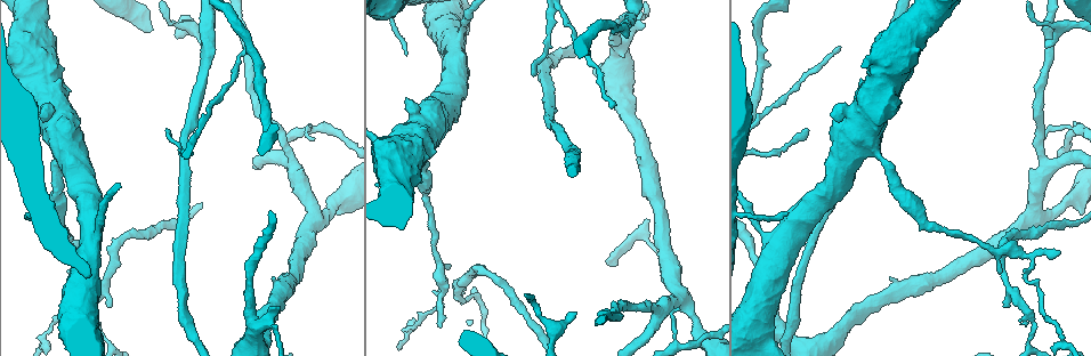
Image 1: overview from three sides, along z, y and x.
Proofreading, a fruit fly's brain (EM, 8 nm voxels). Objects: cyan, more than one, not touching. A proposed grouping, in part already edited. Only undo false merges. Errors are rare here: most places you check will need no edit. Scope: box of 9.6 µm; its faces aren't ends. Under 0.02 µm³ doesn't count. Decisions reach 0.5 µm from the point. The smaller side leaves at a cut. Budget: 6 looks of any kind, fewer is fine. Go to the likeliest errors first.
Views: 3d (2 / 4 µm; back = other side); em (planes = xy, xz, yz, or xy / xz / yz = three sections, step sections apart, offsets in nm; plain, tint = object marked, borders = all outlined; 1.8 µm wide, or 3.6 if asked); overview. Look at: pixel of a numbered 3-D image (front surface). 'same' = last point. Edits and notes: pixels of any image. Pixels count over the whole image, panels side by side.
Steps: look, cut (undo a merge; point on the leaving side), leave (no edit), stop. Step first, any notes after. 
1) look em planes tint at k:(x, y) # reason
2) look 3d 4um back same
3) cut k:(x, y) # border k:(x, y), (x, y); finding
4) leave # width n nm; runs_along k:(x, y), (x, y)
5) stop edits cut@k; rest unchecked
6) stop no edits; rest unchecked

look 3d 4um back at 1:(552, 327) # narrows sharply

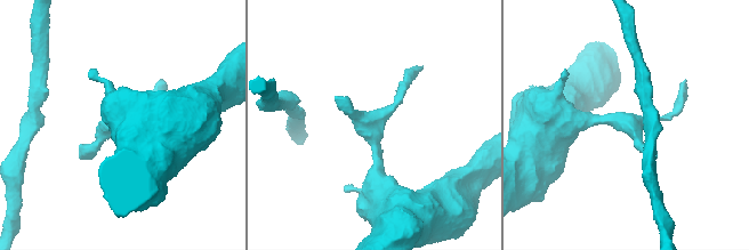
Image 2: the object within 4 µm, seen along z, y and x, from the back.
look em xy step 4 tint at 2:(372, 122) # now the EM

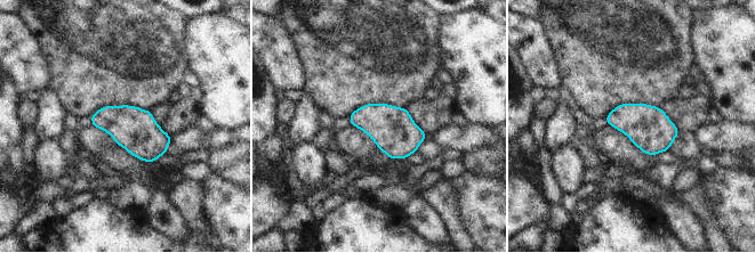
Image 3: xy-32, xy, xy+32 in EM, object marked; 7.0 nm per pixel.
look em planes tint same

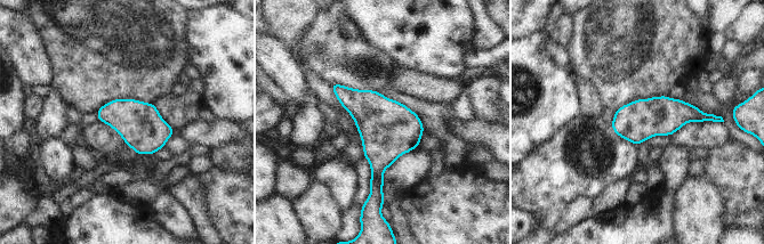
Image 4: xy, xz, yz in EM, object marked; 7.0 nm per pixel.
leave # width 280 nm; all the same cell

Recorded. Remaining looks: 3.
look 3d 4um at 1:(256, 325) # sharp bend

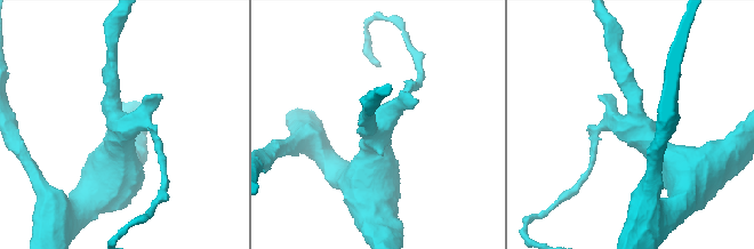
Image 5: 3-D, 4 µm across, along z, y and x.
look em xz step 8 tint at 5:(635, 124) # shape alone is not enough

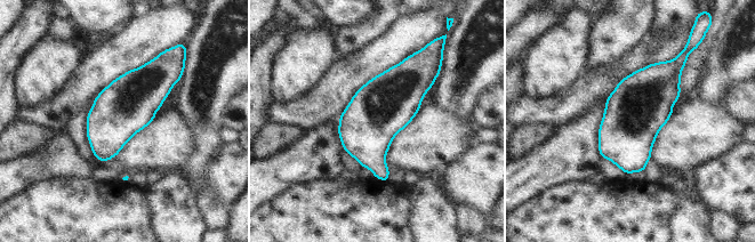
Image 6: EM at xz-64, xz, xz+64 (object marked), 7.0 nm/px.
leave # width 400 nm; one cell here

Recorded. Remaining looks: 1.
stop no edits; rest unchecked

